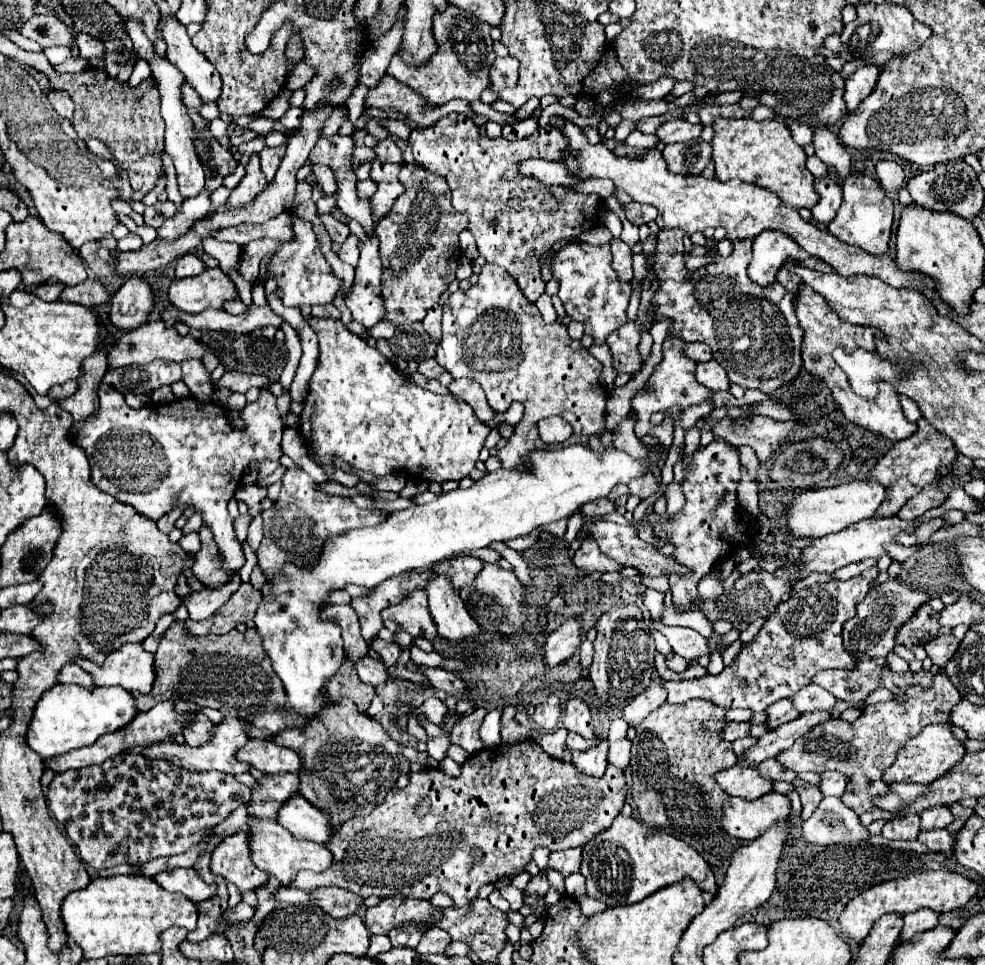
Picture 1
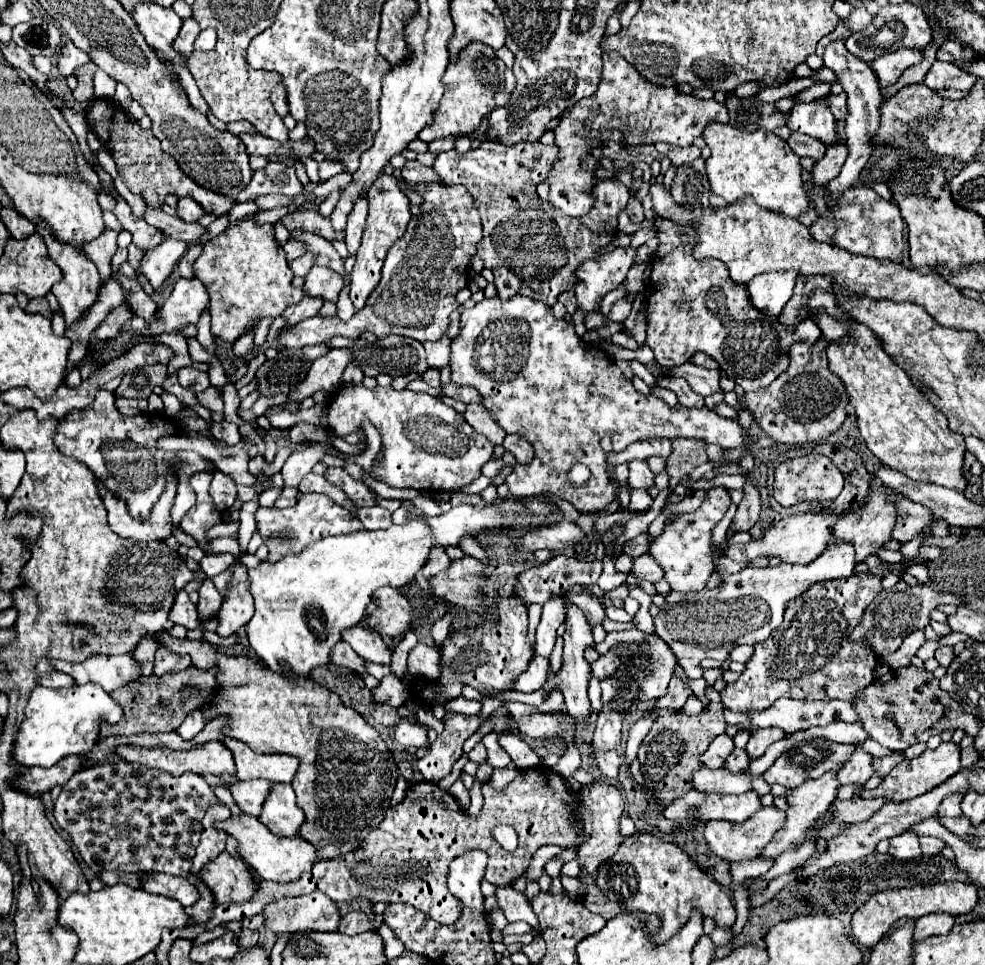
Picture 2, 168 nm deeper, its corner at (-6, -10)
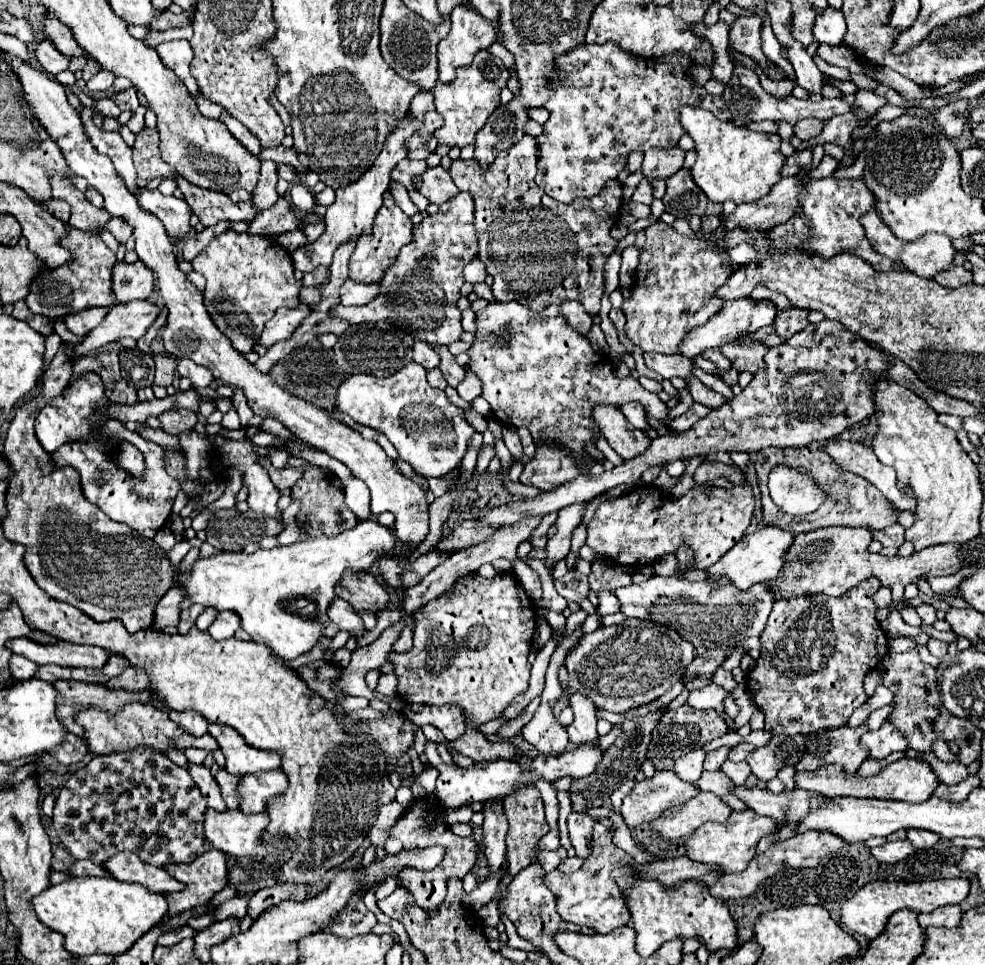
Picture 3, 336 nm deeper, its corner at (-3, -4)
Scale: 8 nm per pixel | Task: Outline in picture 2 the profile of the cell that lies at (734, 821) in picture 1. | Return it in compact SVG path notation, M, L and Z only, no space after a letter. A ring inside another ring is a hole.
M764 807L758 813L754 813L750 819L746 819L744 823L724 823L724 821L712 821L706 823L704 827L704 837L708 841L708 847L714 855L726 859L726 861L744 861L744 859L754 859L760 855L760 851L764 849L766 843L772 841L774 833L784 827L784 819L786 813L780 811L778 807Z

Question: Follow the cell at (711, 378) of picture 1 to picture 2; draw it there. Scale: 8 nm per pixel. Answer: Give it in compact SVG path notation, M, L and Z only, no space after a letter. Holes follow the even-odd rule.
M684 363L684 365L678 365L676 369L670 369L670 373L674 377L682 377L686 379L694 389L698 389L700 395L708 397L708 395L714 395L720 391L720 371L714 369L702 369L702 367L696 367L692 363Z

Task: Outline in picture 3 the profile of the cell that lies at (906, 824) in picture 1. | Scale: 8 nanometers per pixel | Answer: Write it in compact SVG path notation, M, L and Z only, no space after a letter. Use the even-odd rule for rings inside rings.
M903 839L903 841L891 841L891 843L885 843L881 847L871 847L871 855L879 863L887 863L887 865L893 865L893 863L903 861L913 851L915 851L915 847L907 839Z

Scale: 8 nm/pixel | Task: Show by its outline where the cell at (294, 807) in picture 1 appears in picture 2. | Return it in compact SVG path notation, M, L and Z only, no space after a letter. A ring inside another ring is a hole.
M276 783L264 801L262 815L258 817L274 835L284 835L284 837L300 837L300 827L304 825L304 811L296 805L296 797L292 791L290 783Z

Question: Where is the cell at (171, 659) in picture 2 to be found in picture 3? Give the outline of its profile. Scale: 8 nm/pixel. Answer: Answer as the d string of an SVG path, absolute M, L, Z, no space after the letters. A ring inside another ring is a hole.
M127 667L121 675L109 679L109 681L105 683L107 689L111 689L111 687L113 687L113 689L127 689L129 693L141 691L141 689L145 689L147 685L149 685L149 679L147 679L145 671L143 671L143 669L133 669L133 667Z

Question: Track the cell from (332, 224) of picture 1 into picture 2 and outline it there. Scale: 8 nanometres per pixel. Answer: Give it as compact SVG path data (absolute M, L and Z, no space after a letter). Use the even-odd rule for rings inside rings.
M298 209L298 211L282 217L282 223L288 227L288 231L304 229L304 231L324 237L326 241L342 241L344 239L344 231L332 229L330 219L322 217L316 209Z

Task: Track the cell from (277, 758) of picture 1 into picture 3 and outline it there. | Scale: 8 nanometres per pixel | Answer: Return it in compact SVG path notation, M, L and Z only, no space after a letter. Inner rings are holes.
M209 725L211 737L219 743L219 749L225 755L225 771L231 775L259 773L281 767L281 755L271 751L259 751L245 743L245 739L229 725Z

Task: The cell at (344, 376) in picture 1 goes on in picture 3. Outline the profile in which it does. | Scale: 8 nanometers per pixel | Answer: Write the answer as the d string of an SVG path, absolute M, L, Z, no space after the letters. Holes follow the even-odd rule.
M413 361L389 377L349 375L339 387L339 411L353 417L361 425L367 425L367 427L387 435L387 439L395 445L397 453L401 455L401 459L407 461L415 469L417 475L427 477L427 479L443 477L451 469L455 469L467 451L467 439L475 433L475 429L465 419L465 411L455 407L447 399L445 391L433 389L427 383L427 371Z

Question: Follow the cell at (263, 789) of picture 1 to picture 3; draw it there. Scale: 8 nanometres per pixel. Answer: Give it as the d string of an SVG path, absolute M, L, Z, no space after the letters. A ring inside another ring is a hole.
M219 769L217 775L215 775L219 787L221 787L221 795L223 795L223 801L229 809L239 809L239 799L237 799L237 783L241 777L237 775L231 775L227 773L225 769Z

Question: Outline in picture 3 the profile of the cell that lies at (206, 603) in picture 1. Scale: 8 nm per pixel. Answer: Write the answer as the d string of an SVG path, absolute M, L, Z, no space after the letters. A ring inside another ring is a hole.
M171 587L165 597L155 605L155 619L153 619L153 631L159 631L169 625L179 623L179 603L183 601L183 593L177 587Z

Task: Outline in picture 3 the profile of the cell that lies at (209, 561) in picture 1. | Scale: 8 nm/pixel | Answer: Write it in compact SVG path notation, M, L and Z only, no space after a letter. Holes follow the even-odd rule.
M191 605L189 609L185 609L185 611L181 613L181 621L179 621L179 625L177 625L179 633L189 633L189 629L195 625L195 619L197 619L203 611L205 611L205 607L201 607L201 605Z

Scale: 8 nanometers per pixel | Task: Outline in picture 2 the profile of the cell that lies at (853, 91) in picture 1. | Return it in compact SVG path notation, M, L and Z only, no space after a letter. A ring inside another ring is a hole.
M900 49L900 51L894 51L894 53L888 53L888 55L882 55L880 59L872 61L870 67L874 69L876 77L878 77L878 83L880 83L880 89L886 89L890 85L894 85L902 71L910 65L916 65L922 61L922 51L910 51L910 49Z

